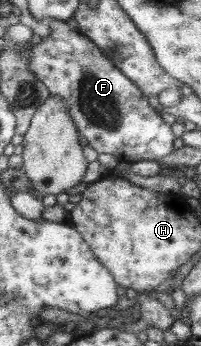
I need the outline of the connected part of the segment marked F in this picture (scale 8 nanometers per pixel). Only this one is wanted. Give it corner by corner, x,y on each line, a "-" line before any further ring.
53,19
47,25
49,35
44,37
44,41
31,47
31,58
27,69
47,88
51,97
59,97
64,102
69,118
73,121
77,132
87,140
88,146
97,154
109,154
117,158
117,162
124,163
129,160
153,161
169,155
174,150
172,143
176,137
159,113
152,109
141,91
85,35
69,28
65,21

